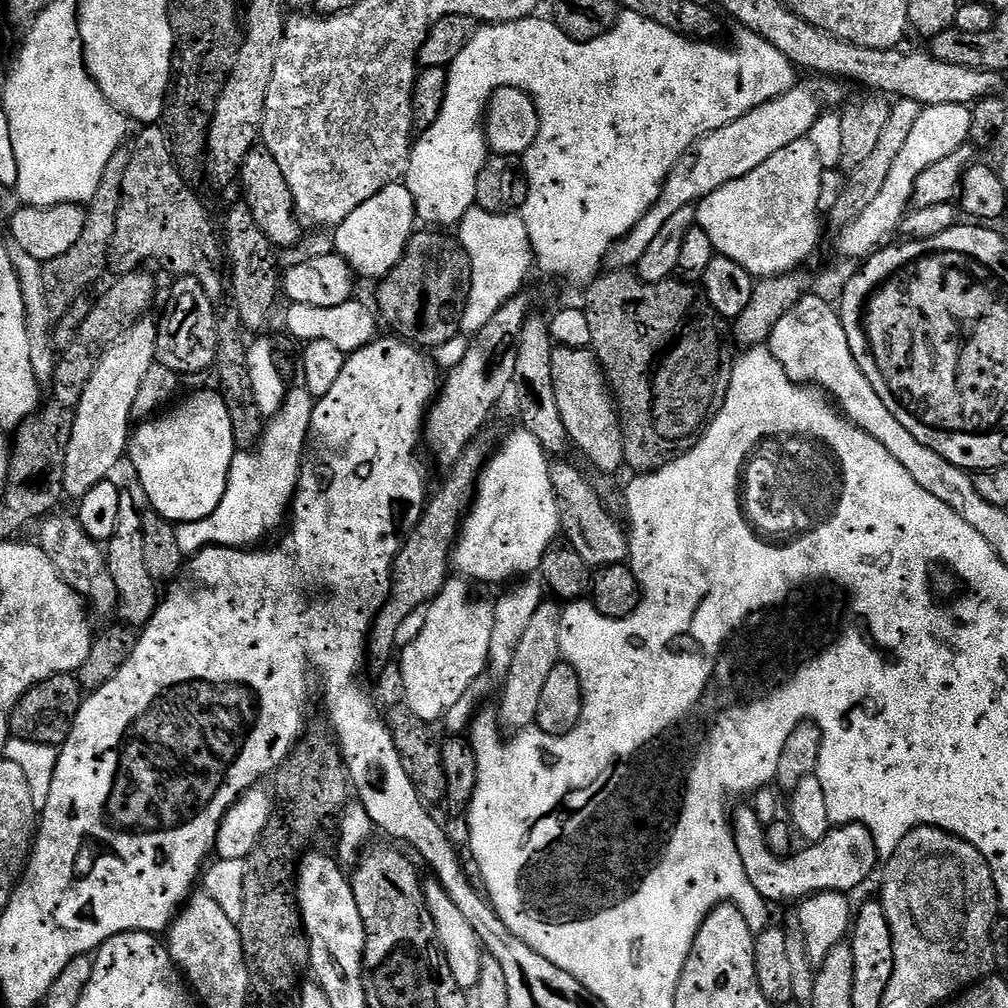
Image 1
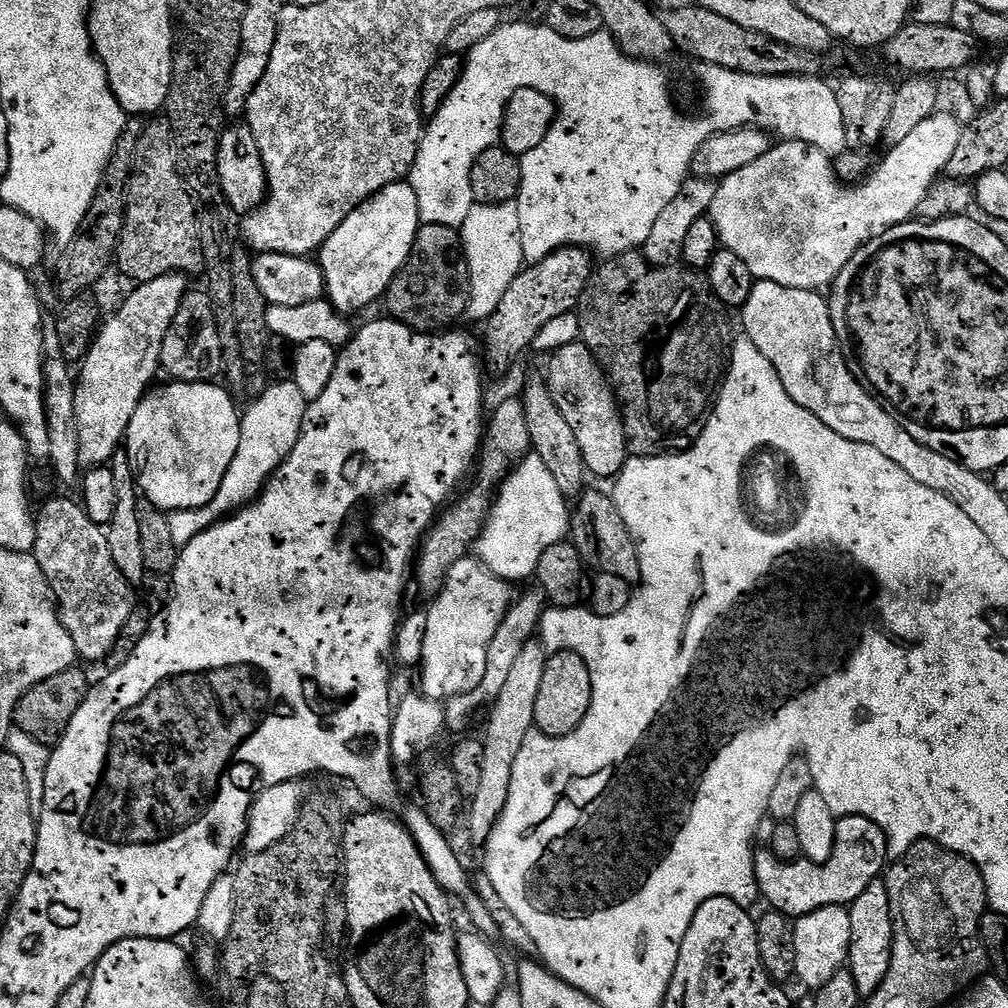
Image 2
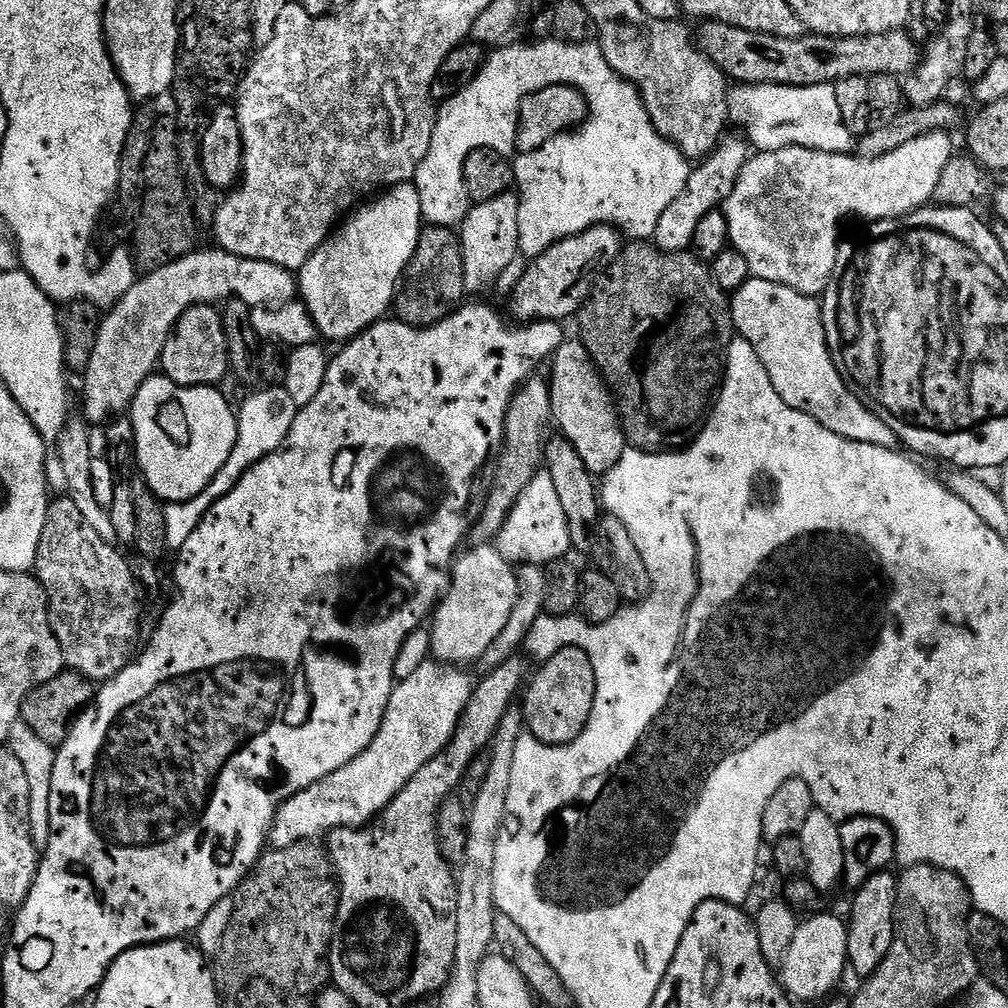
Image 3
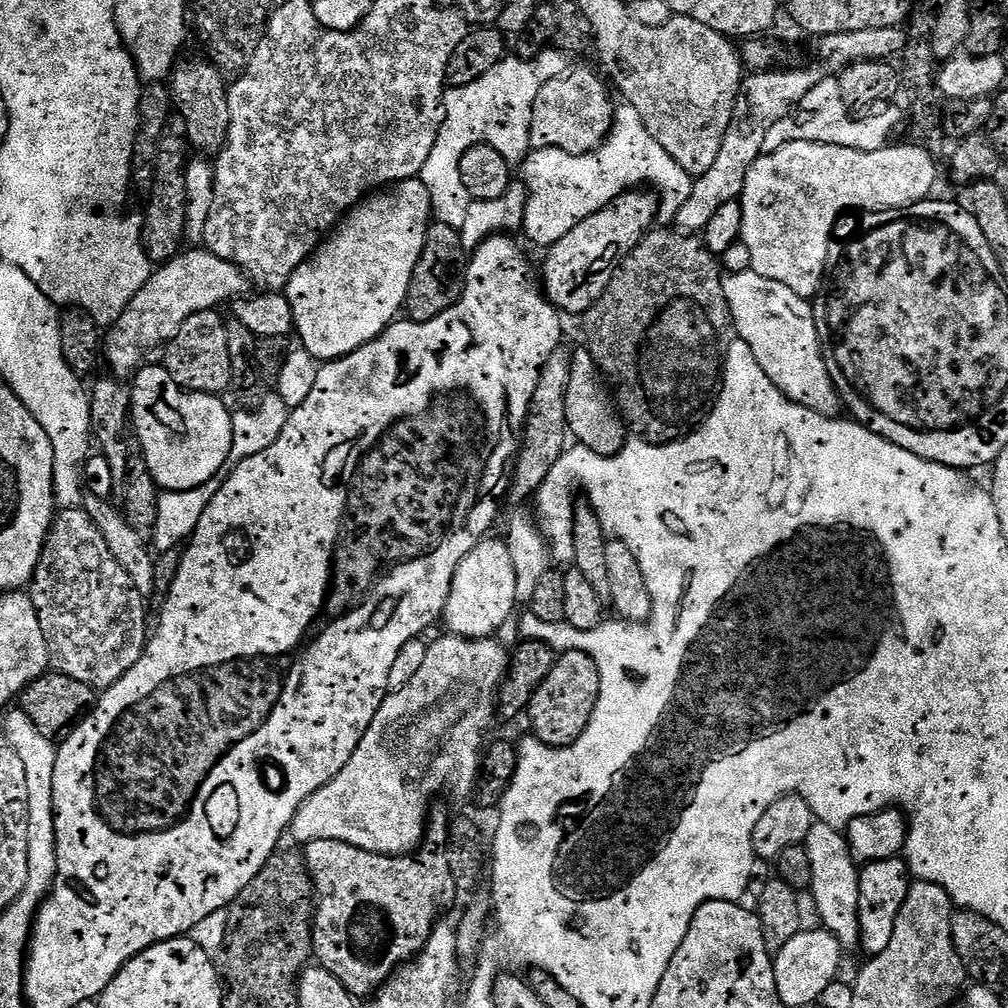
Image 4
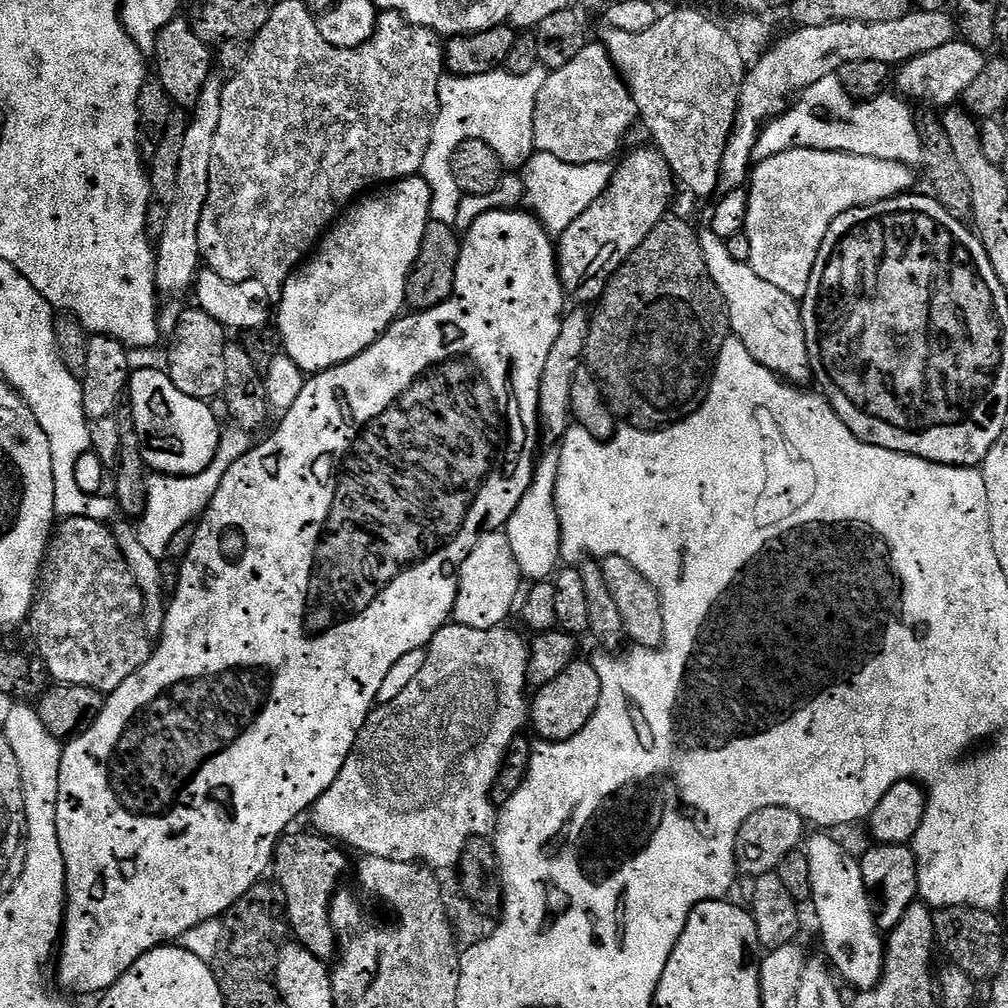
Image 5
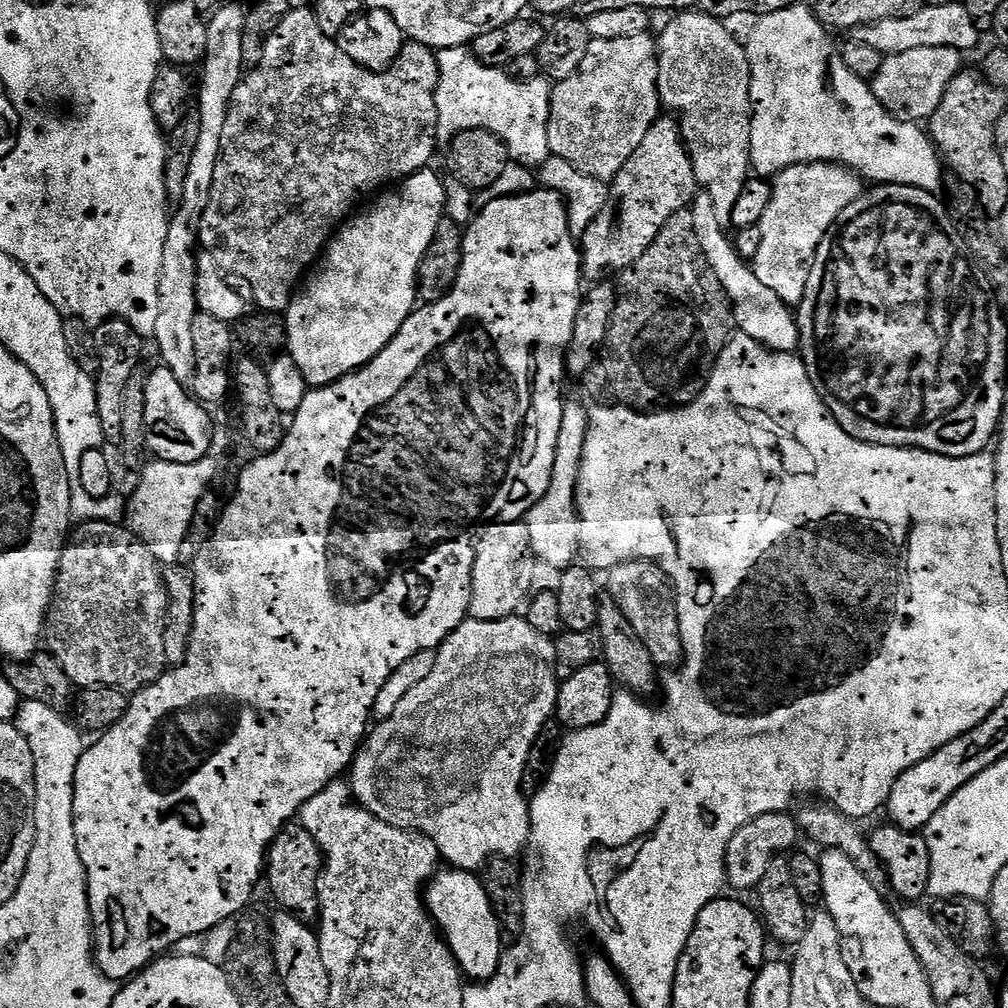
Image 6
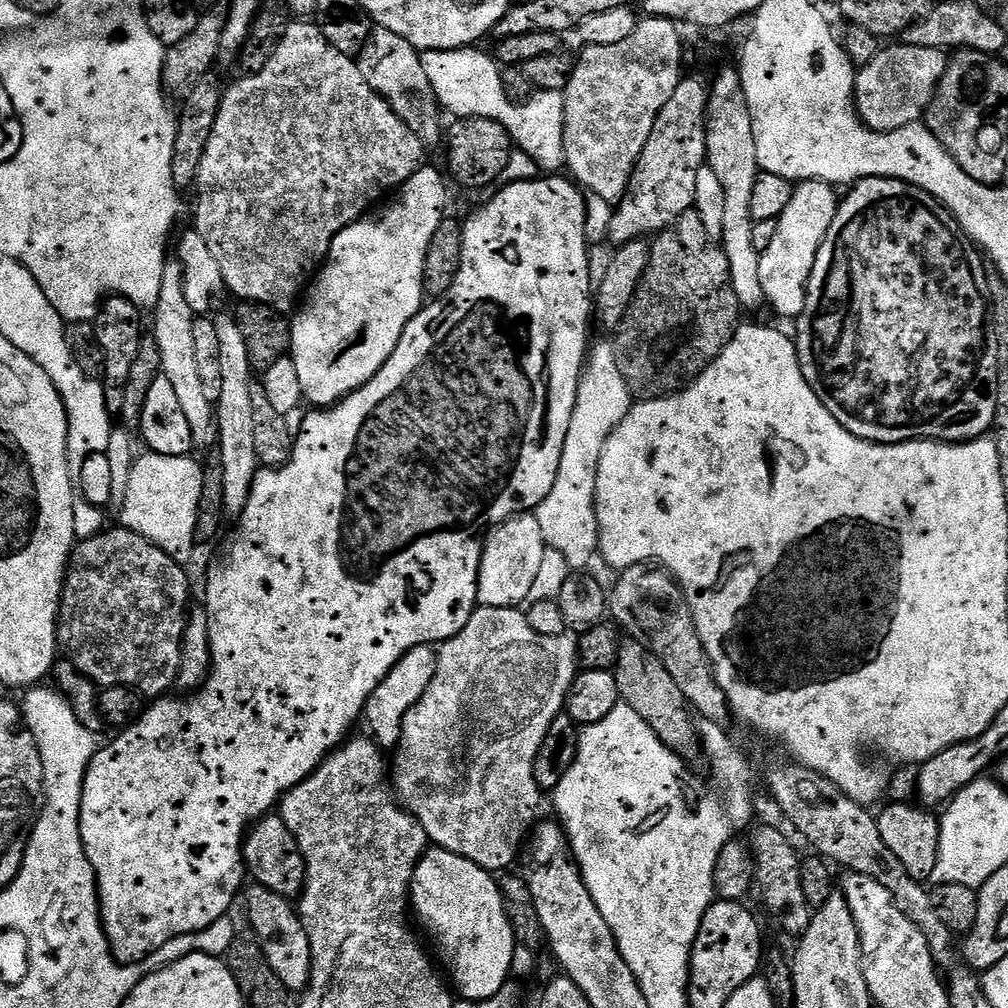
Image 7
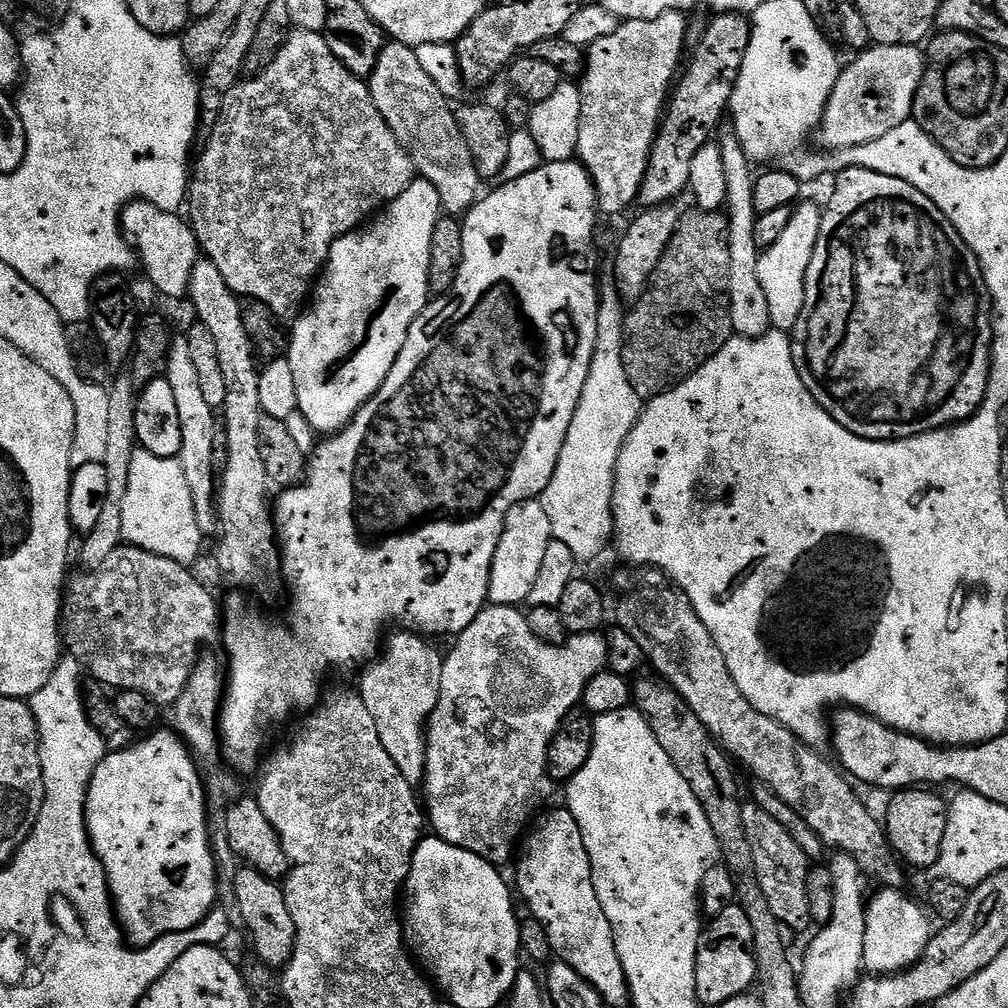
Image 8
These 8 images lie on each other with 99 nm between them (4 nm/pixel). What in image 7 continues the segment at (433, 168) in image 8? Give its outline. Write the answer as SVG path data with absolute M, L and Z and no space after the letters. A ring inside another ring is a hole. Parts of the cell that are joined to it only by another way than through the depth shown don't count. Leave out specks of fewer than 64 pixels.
M377 27L369 35L368 42L358 57L358 63L362 78L366 78L368 85L392 107L394 114L398 114L402 122L406 122L406 126L410 126L410 130L414 130L414 134L418 134L418 138L426 146L432 146L439 140L441 143L442 109L430 86L430 78L426 78L426 70L422 70L418 49L410 46L406 38L385 28Z

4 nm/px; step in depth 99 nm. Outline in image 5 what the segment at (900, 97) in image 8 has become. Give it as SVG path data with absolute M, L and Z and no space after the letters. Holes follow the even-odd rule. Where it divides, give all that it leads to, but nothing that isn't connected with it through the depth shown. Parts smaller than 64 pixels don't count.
M957 38L953 40L951 44L947 44L946 46L938 46L938 50L930 50L926 54L916 56L914 59L908 60L904 64L899 65L897 72L900 73L898 73L897 76L895 73L894 84L897 84L897 86L901 88L899 91L903 93L903 95L907 97L909 101L925 100L925 102L928 103L925 105L928 106L934 106L930 104L948 104L944 106L952 106L955 105L952 104L955 102L955 100L957 103L957 101L963 97L964 92L970 86L970 82L974 82L974 80L978 78L980 74L982 74L985 63L986 56L981 49L970 46L969 44L964 43L963 39Z

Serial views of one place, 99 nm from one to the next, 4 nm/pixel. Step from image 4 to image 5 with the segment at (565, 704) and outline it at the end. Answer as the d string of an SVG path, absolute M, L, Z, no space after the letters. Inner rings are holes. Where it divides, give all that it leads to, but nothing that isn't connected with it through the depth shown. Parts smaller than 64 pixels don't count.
M580 658L558 674L554 682L543 685L537 692L540 693L537 696L535 693L530 700L530 724L536 727L539 739L544 742L569 740L588 725L590 718L594 718L600 706L602 678L598 676L595 663L587 664L584 658Z

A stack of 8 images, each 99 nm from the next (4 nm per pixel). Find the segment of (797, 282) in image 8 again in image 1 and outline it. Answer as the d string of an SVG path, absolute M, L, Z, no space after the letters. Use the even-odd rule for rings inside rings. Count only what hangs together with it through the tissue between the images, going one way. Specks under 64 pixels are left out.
M966 104L921 107L917 121L914 122L910 136L906 139L906 144L902 146L901 153L895 160L885 186L879 191L878 198L870 203L867 210L868 232L848 230L843 233L845 236L840 240L842 250L840 252L845 257L867 257L877 251L876 241L881 240L880 236L885 236L887 232L901 227L916 194L918 174L922 174L922 170L926 170L926 166L934 166L934 162L942 162L942 158L946 158L946 154L954 154L954 150L969 143L971 118L972 109ZM771 163L756 168L749 176L736 180L730 190L721 190L710 194L695 205L696 222L699 228L706 230L710 242L714 242L717 254L726 258L734 258L738 266L747 270L753 278L782 276L795 273L803 260L808 260L816 252L820 244L820 194L808 183L813 183L814 176L804 172L800 180L804 184L776 184L780 180L780 172ZM904 211L906 212L904 213Z

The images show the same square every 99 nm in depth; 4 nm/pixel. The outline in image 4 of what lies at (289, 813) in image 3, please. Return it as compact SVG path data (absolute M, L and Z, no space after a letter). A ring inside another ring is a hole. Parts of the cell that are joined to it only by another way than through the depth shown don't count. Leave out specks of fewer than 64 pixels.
M444 634L441 640L436 640L428 644L426 650L426 659L423 665L419 667L418 674L407 682L397 692L389 691L385 695L384 701L380 703L378 714L374 714L374 722L366 730L358 750L350 758L350 762L338 775L326 786L322 786L313 794L304 805L297 810L292 819L290 836L297 840L300 846L314 842L315 840L341 840L350 846L358 846L367 852L377 852L383 856L402 856L415 853L424 839L424 830L429 811L437 799L436 796L444 787L452 788L452 796L456 800L464 800L473 795L476 790L476 779L480 777L480 759L486 747L484 735L492 728L492 723L498 720L498 697L500 695L500 686L504 683L504 675L508 672L508 662L510 659L509 649L503 648L499 644L499 639L489 638L487 640L467 640L461 636Z

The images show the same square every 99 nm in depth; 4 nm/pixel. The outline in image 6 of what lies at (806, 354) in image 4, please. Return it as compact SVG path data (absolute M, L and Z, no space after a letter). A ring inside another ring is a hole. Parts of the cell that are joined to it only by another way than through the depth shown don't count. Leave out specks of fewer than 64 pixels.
M706 194L697 195L692 201L690 210L694 214L694 230L698 234L700 249L704 251L704 257L708 265L714 270L718 282L724 287L724 296L730 301L730 311L735 327L743 335L757 340L771 352L795 353L800 348L800 325L795 311L770 286L762 286L758 282L755 272L747 263L740 261L738 253L732 249L730 241L724 237L720 224L715 220L718 209L712 205L712 199Z

